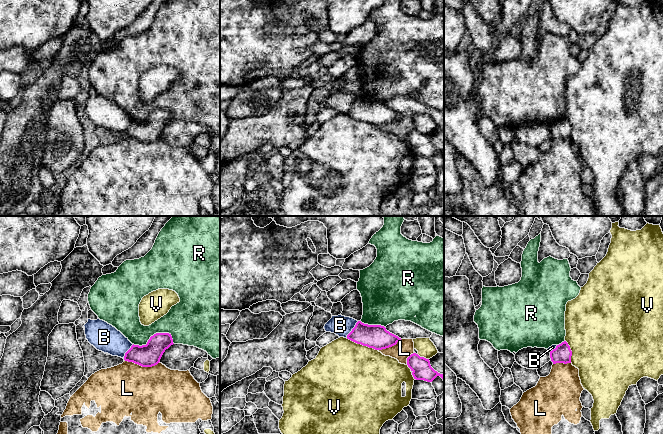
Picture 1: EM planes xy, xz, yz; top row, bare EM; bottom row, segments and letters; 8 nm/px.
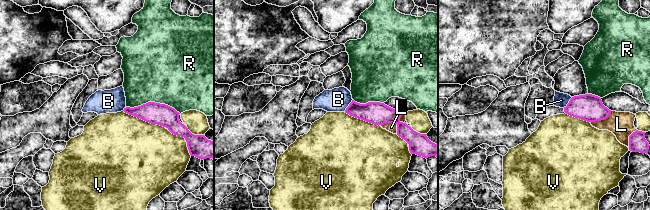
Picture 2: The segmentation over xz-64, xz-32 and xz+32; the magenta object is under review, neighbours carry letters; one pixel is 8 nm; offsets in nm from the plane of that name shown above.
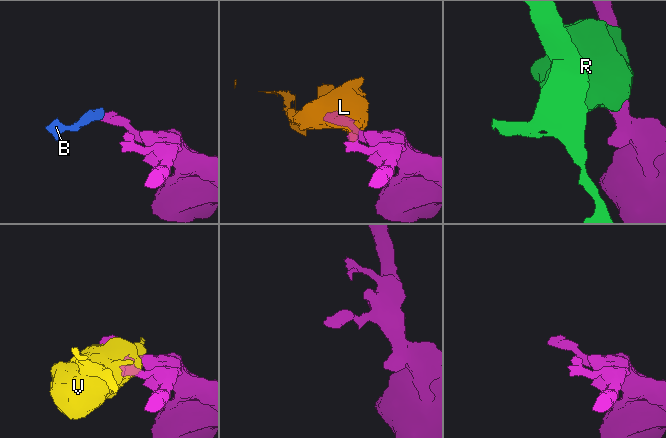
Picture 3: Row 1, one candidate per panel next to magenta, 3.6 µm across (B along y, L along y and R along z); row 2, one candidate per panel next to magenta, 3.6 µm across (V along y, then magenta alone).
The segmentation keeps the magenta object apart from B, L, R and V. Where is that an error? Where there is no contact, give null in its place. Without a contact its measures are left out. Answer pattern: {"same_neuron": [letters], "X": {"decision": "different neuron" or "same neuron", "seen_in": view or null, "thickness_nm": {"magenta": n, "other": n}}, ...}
{"same_neuron": [], "B": {"decision": "different neuron", "seen_in": "xz", "thickness_nm": {"magenta": 190, "other": 160}}, "L": {"decision": "different neuron", "seen_in": "xy", "thickness_nm": {"magenta": 180, "other": 400}}, "R": {"decision": "different neuron", "seen_in": "xy", "thickness_nm": {"magenta": 180, "other": 280}}, "V": {"decision": "different neuron", "seen_in": "xz", "thickness_nm": {"magenta": 190, "other": 480}}}

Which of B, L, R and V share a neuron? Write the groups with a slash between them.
B / L / R / V

